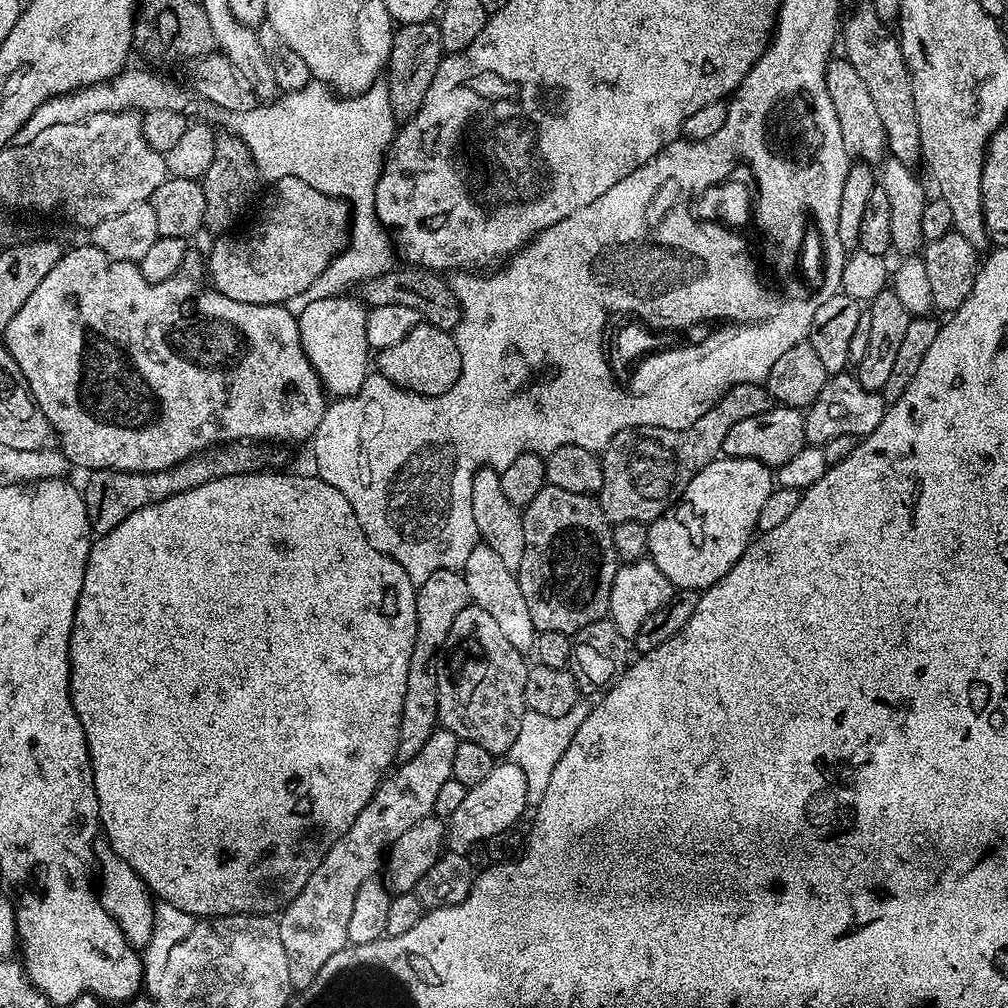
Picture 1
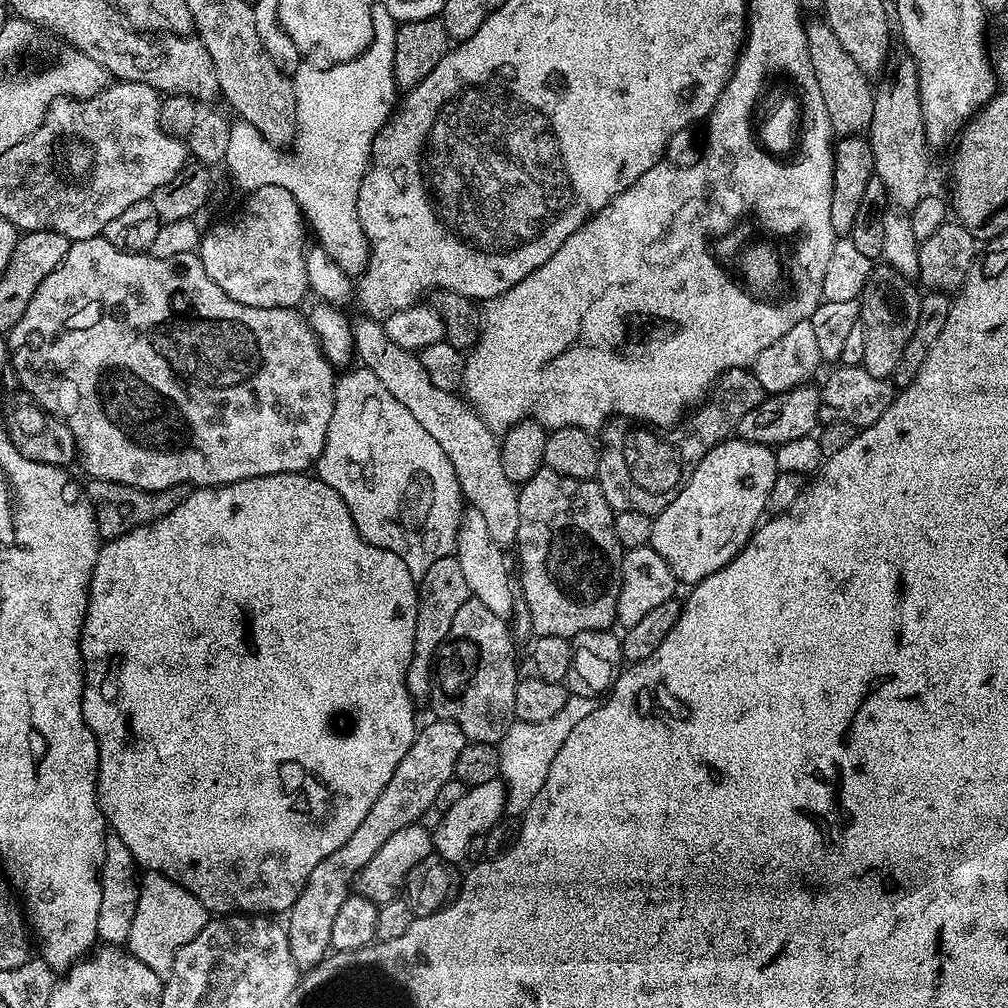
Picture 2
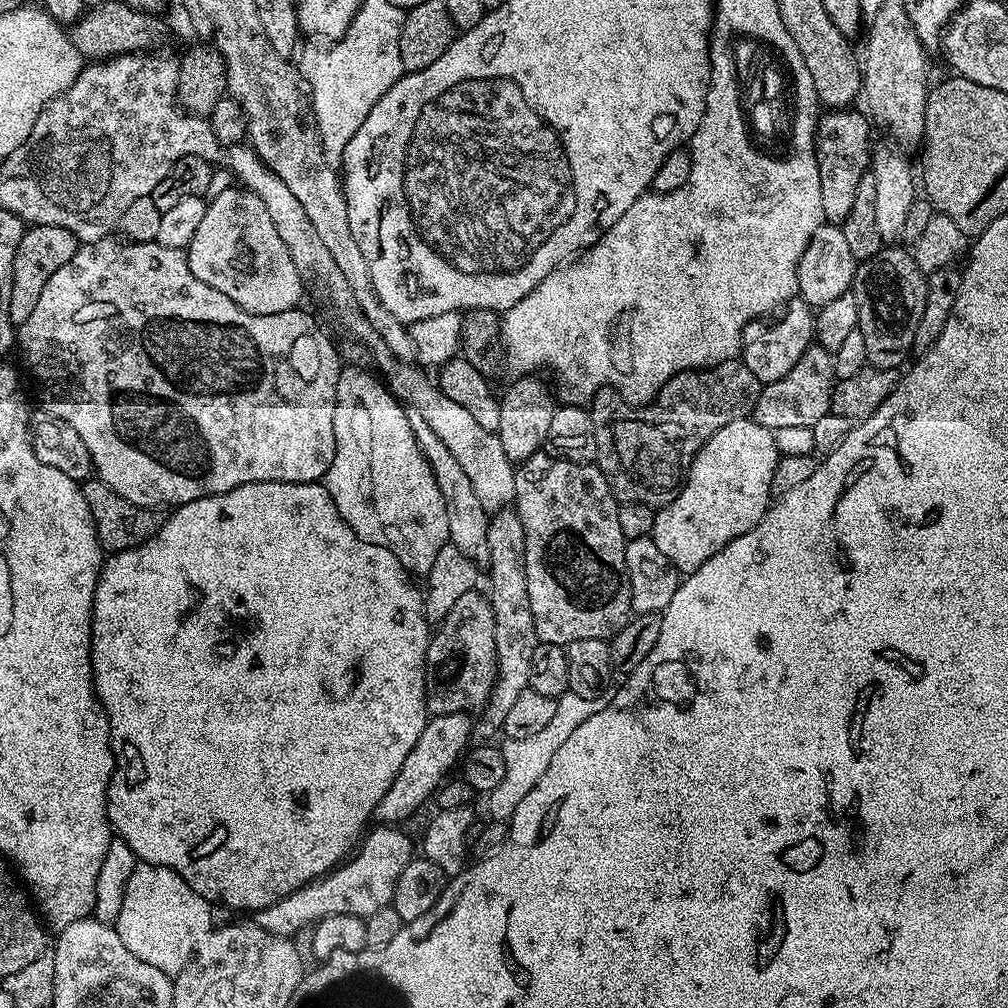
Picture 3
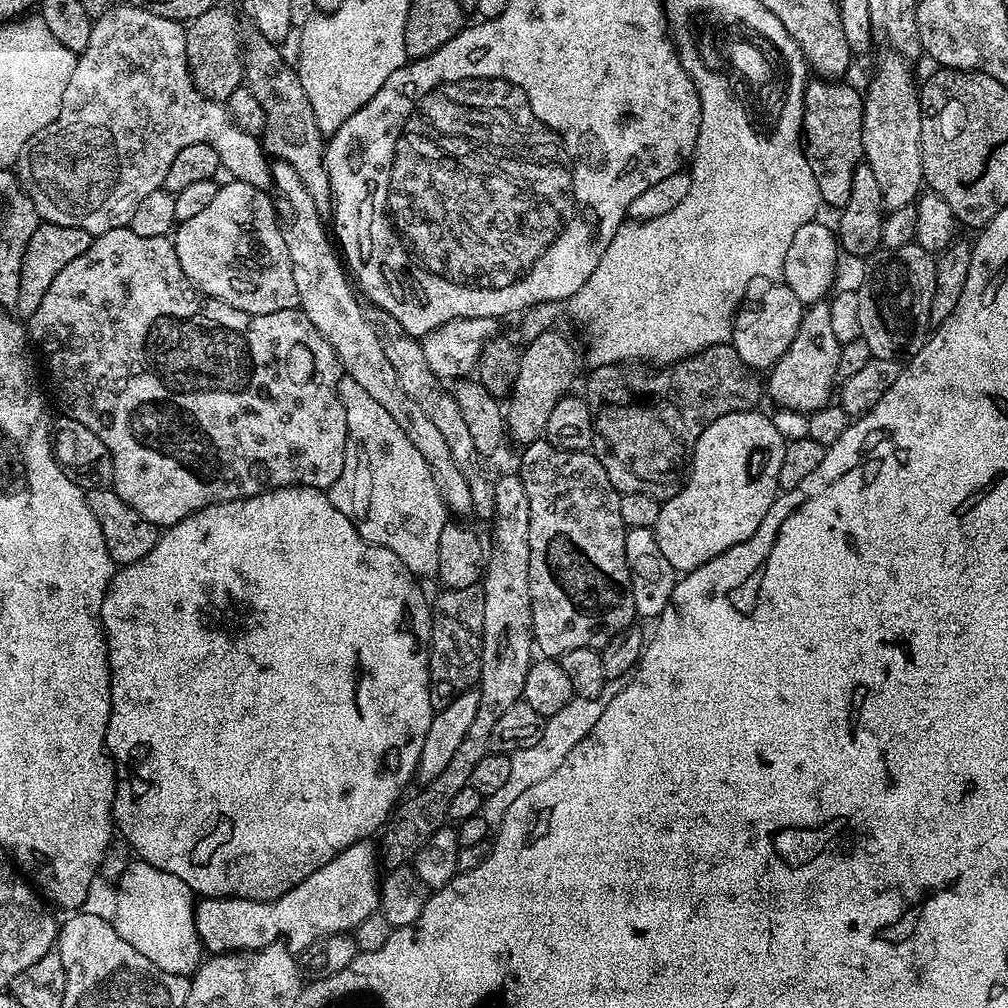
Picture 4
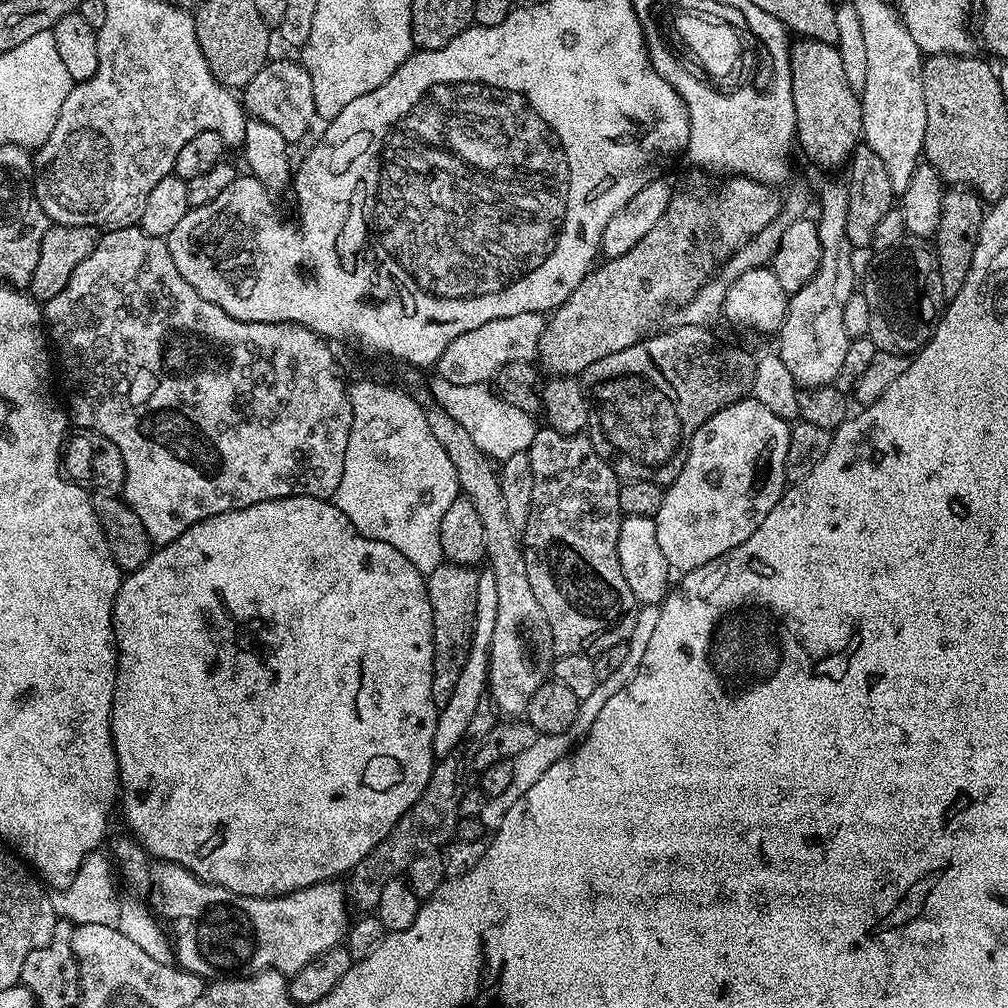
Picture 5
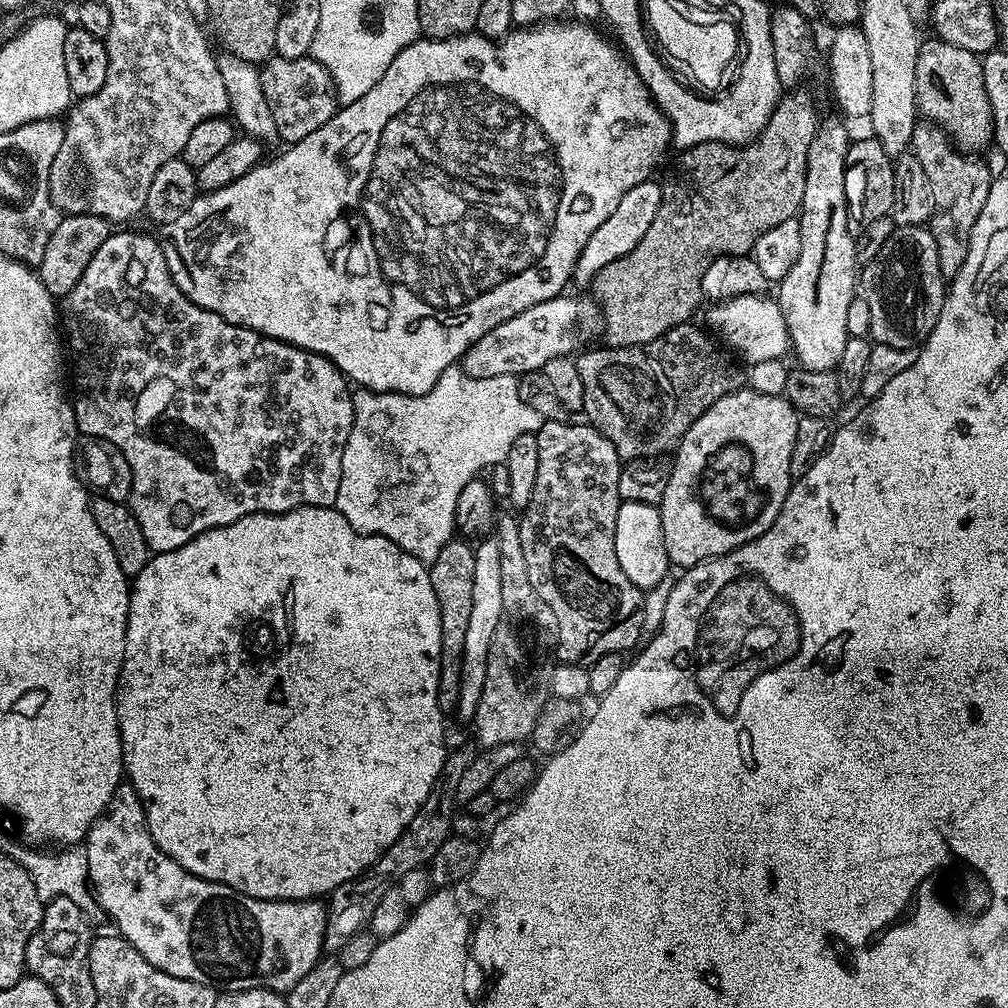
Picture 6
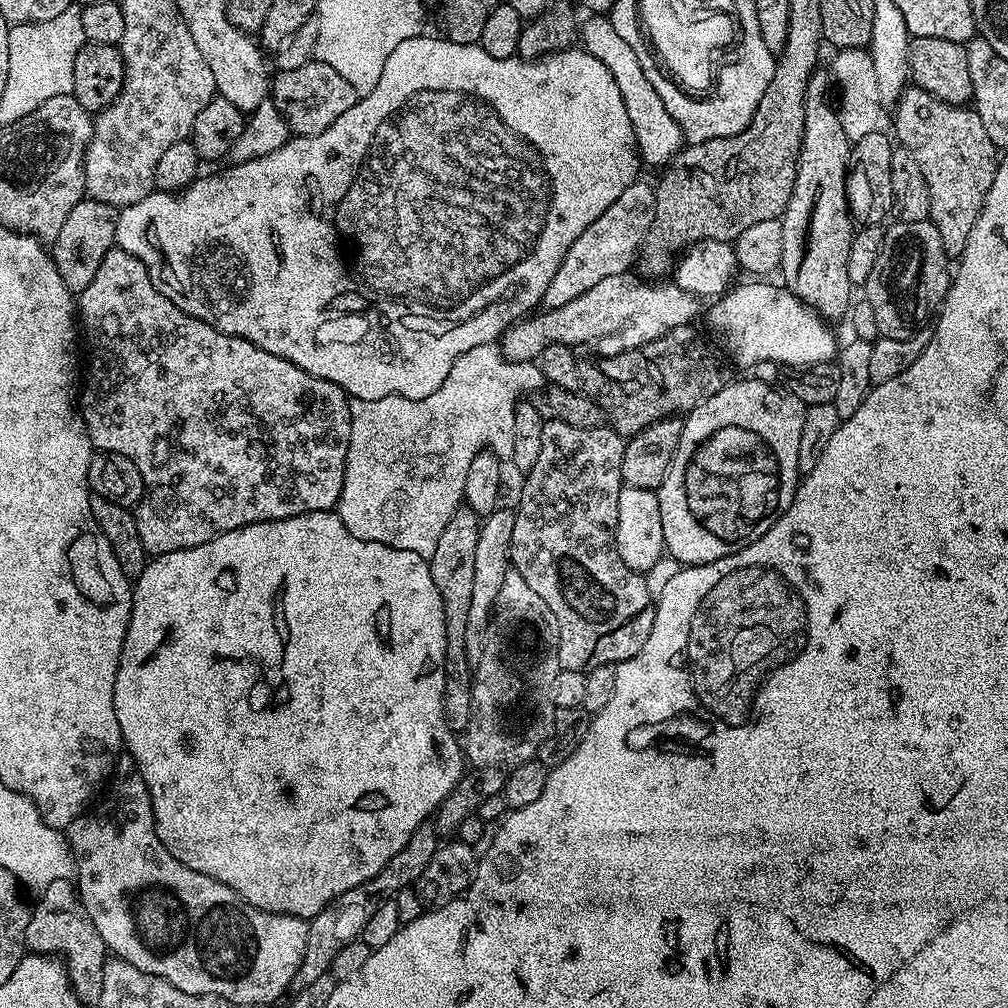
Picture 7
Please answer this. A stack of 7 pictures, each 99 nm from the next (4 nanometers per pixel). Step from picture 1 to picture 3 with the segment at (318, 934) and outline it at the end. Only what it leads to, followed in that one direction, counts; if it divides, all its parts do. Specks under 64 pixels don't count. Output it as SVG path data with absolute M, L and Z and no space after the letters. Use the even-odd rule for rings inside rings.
M467 712L432 716L418 737L418 742L414 742L414 750L406 754L406 762L402 762L398 778L394 778L394 782L390 782L390 790L382 794L382 802L378 802L374 813L375 819L388 826L400 826L403 825L403 820L410 819L427 800L429 803L440 785L449 779L451 772L448 771L455 764L457 767L461 763L472 740L473 723L473 717Z

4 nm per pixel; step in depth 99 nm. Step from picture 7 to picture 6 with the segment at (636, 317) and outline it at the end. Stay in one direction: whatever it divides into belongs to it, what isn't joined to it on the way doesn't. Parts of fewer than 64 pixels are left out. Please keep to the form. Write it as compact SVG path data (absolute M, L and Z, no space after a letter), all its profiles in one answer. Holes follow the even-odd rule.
M561 294L546 302L530 304L522 314L502 322L502 326L494 326L490 334L482 334L462 358L463 371L471 379L481 382L495 376L516 378L526 372L543 370L550 358L575 353L576 327L584 316L584 304L578 297L568 295Z

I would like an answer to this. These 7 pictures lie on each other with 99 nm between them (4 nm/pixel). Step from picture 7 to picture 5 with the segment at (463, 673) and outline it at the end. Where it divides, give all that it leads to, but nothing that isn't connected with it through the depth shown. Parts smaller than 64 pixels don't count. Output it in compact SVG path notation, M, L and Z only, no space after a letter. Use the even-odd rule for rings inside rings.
M442 563L438 570L427 573L428 601L434 618L434 674L432 693L436 705L445 704L454 694L454 682L466 666L466 654L472 648L472 635L478 606L478 578L480 572L466 564Z

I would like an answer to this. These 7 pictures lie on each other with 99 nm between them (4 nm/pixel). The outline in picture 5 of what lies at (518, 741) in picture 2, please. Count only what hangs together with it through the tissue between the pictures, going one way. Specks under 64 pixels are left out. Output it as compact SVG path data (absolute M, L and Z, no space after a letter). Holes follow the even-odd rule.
M645 604L641 607L638 622L632 631L632 639L627 641L628 653L622 662L622 666L618 666L618 670L614 670L614 674L603 677L597 684L594 694L590 694L590 698L580 701L578 718L574 718L574 726L571 731L562 734L550 734L549 736L537 735L536 741L527 750L522 750L522 754L516 756L515 760L512 761L514 779L510 782L510 787L502 794L489 796L486 806L482 806L482 814L479 818L488 830L495 830L498 826L502 826L502 818L506 818L510 806L514 806L514 802L518 802L518 798L522 798L526 794L526 790L530 790L530 786L534 786L534 782L538 782L538 778L542 778L542 774L546 774L546 770L550 770L550 766L554 766L554 762L558 762L568 755L574 744L572 737L576 735L576 738L580 738L587 734L594 718L598 718L598 710L602 710L602 706L606 706L606 702L610 702L610 698L614 698L614 694L618 694L618 690L630 686L634 674L638 674L638 670L642 666L642 654L646 654L650 634L654 634L654 626L658 626L659 617L660 605Z

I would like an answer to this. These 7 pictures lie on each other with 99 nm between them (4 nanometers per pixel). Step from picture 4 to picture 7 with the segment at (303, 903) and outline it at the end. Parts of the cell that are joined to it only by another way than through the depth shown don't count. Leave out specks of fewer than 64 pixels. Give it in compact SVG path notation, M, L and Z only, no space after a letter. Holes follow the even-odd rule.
M124 754L117 759L107 788L108 797L66 829L76 859L74 883L90 922L102 934L105 949L130 966L186 990L186 994L221 996L232 1006L272 1004L288 987L291 989L298 966L302 966L302 954L306 954L309 921L258 910L230 886L178 862L158 838L150 790L131 756Z

